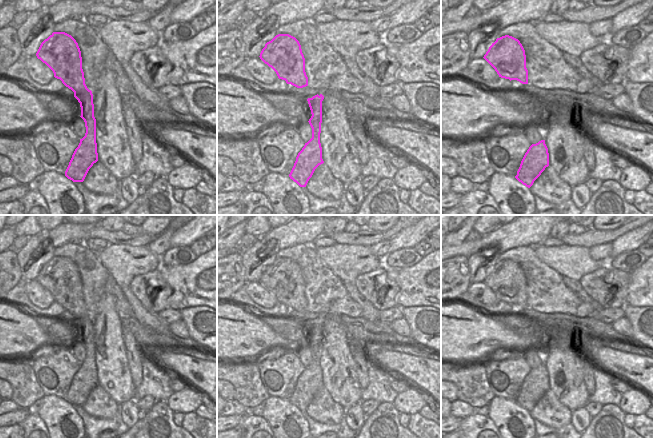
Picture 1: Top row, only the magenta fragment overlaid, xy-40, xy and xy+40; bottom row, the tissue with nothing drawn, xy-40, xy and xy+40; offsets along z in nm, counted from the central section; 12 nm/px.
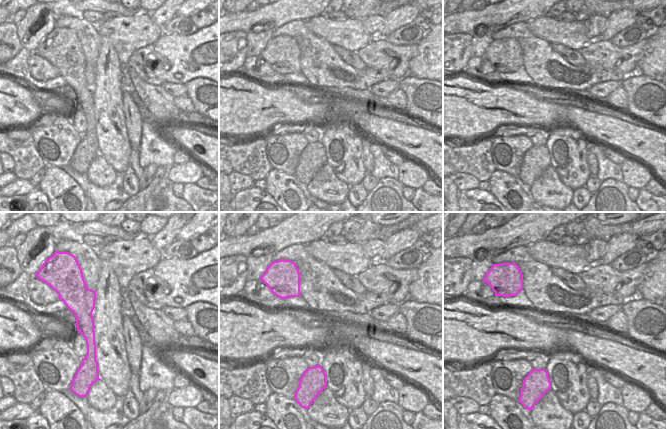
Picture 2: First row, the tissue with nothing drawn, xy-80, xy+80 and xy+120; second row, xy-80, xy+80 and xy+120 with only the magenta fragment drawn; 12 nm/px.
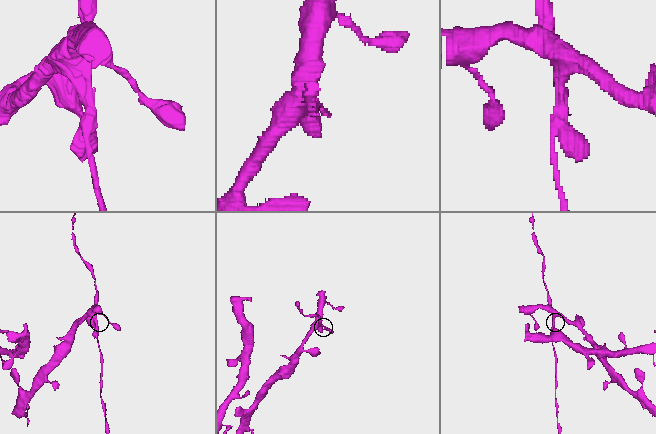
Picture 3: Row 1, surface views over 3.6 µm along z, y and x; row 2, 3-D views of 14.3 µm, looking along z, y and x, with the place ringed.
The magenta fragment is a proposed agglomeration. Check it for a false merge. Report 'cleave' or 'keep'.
cleave

